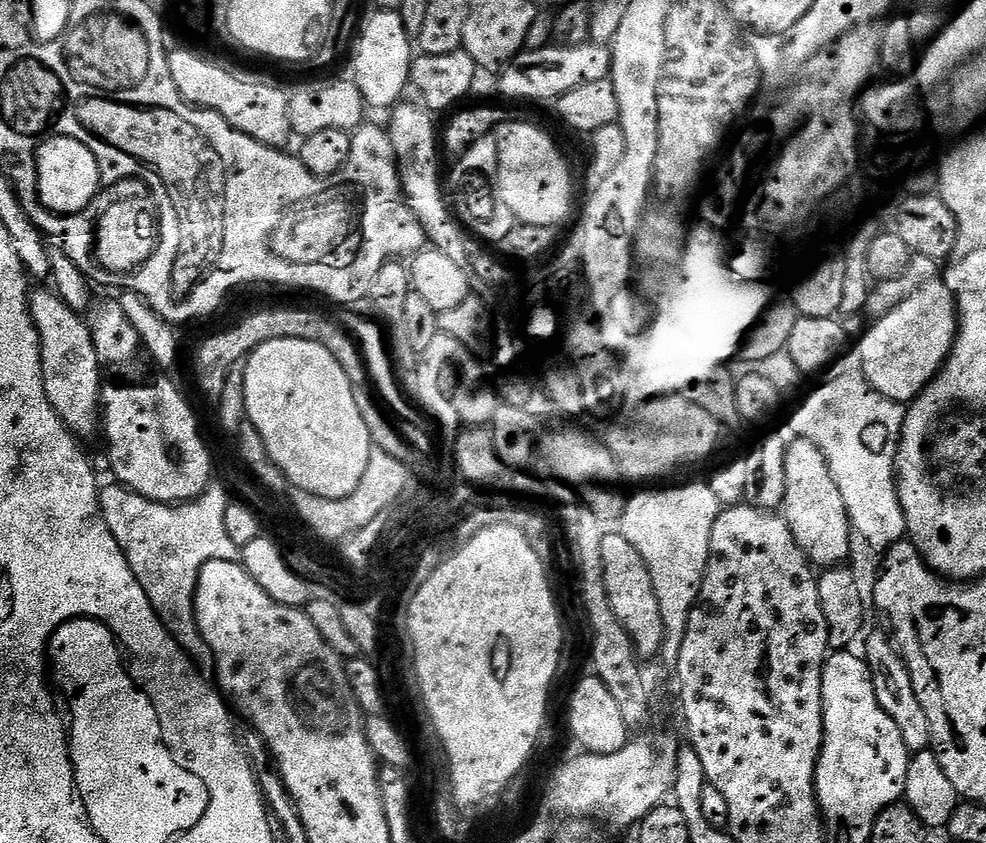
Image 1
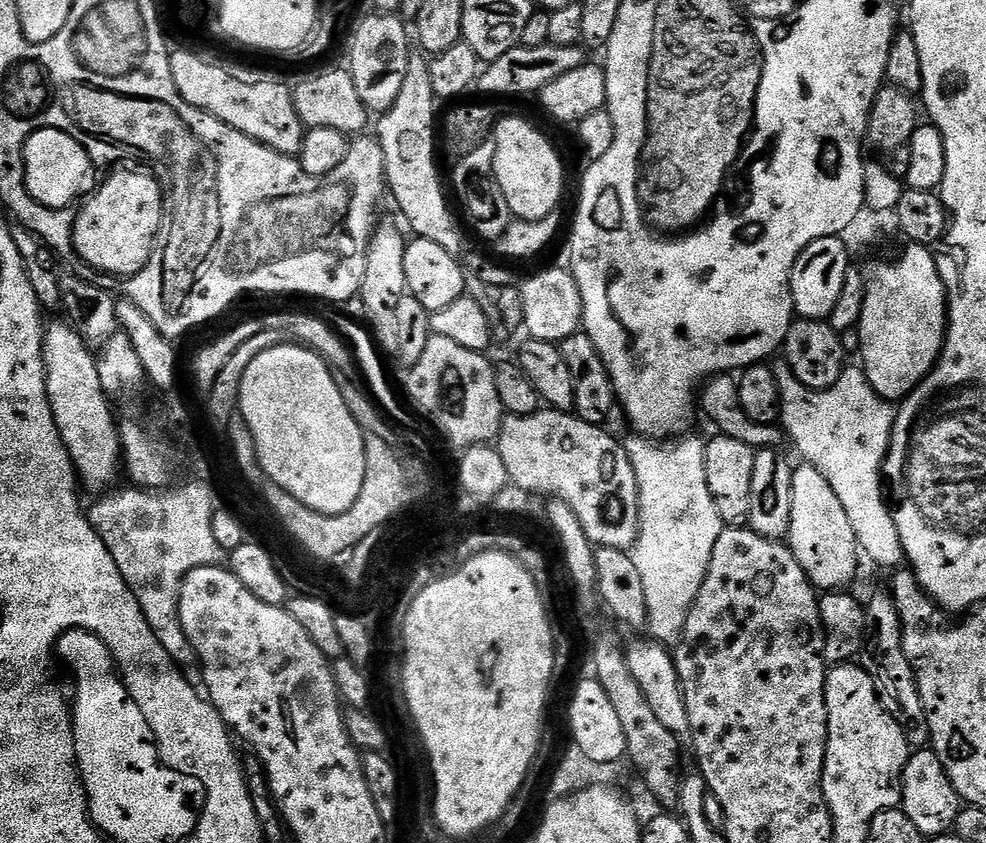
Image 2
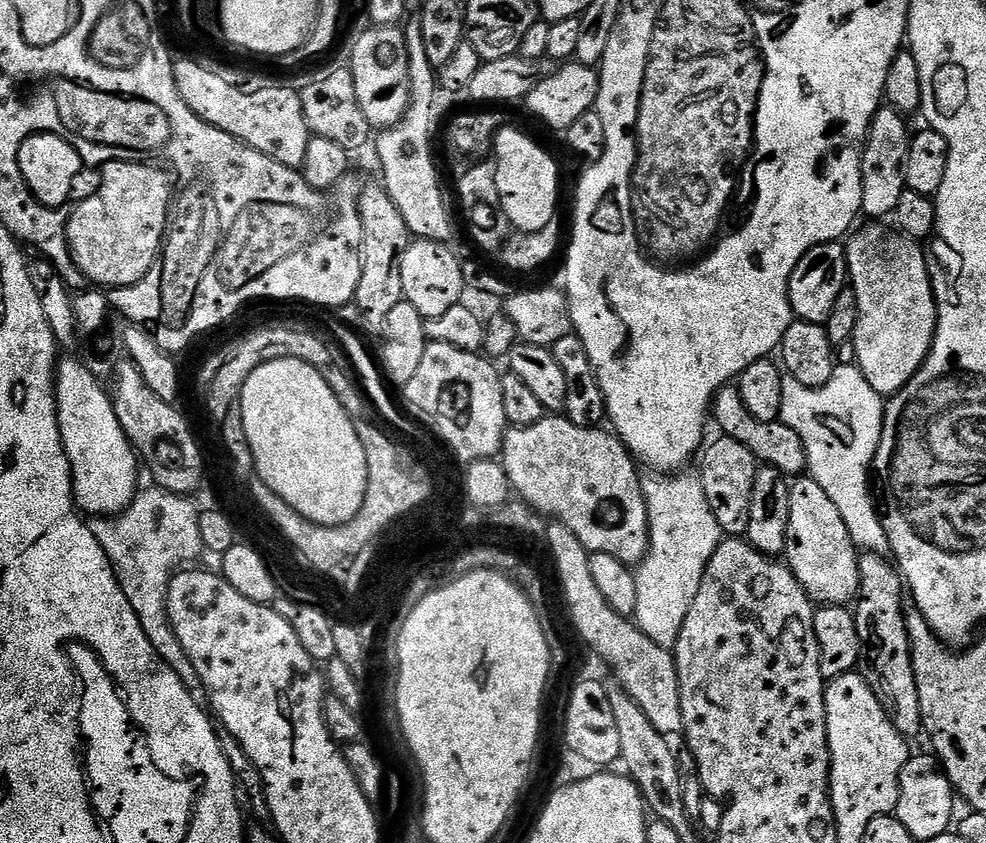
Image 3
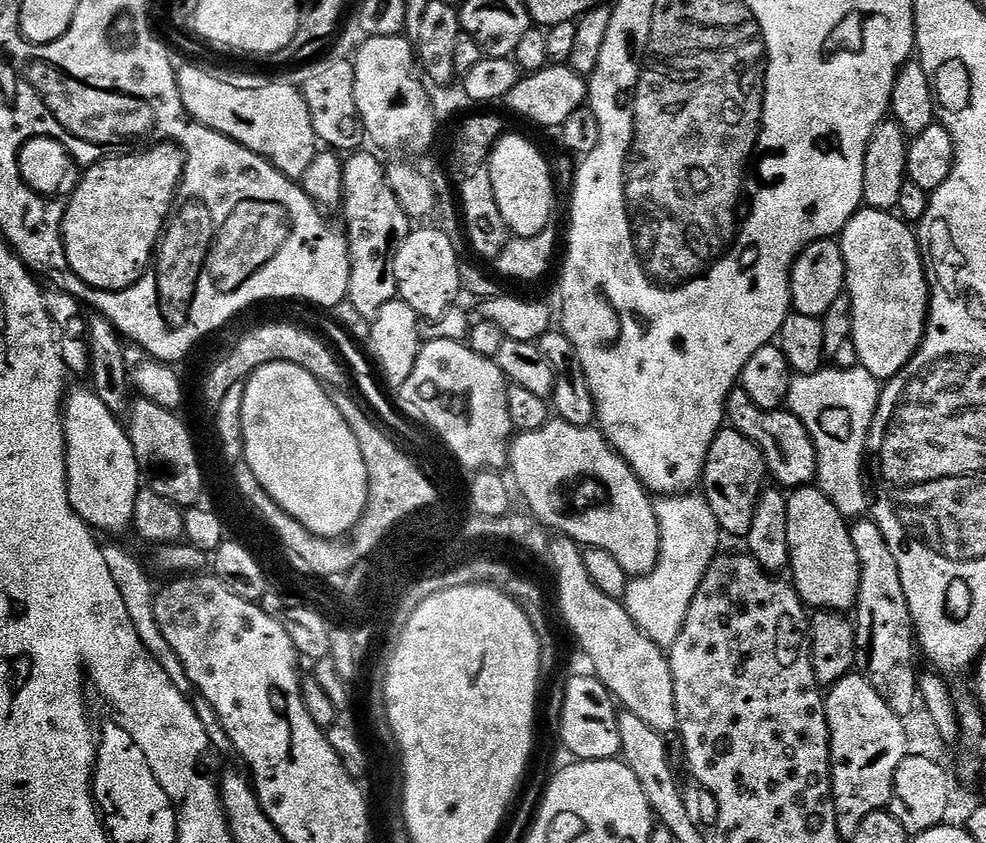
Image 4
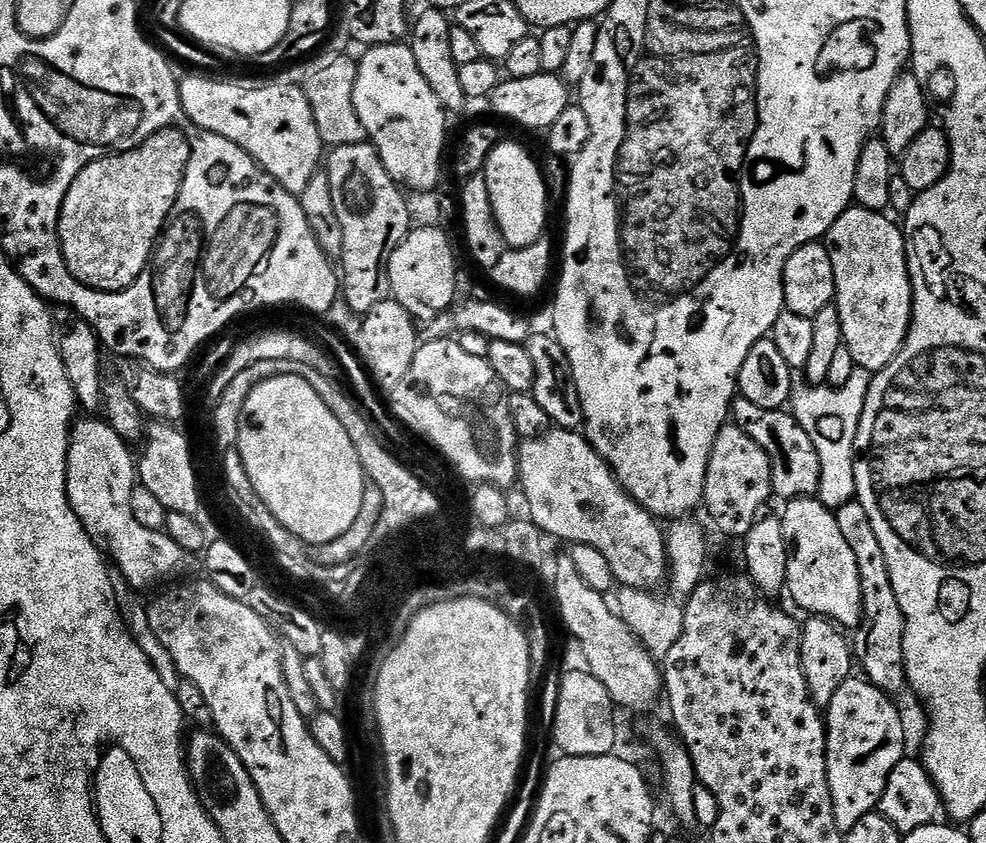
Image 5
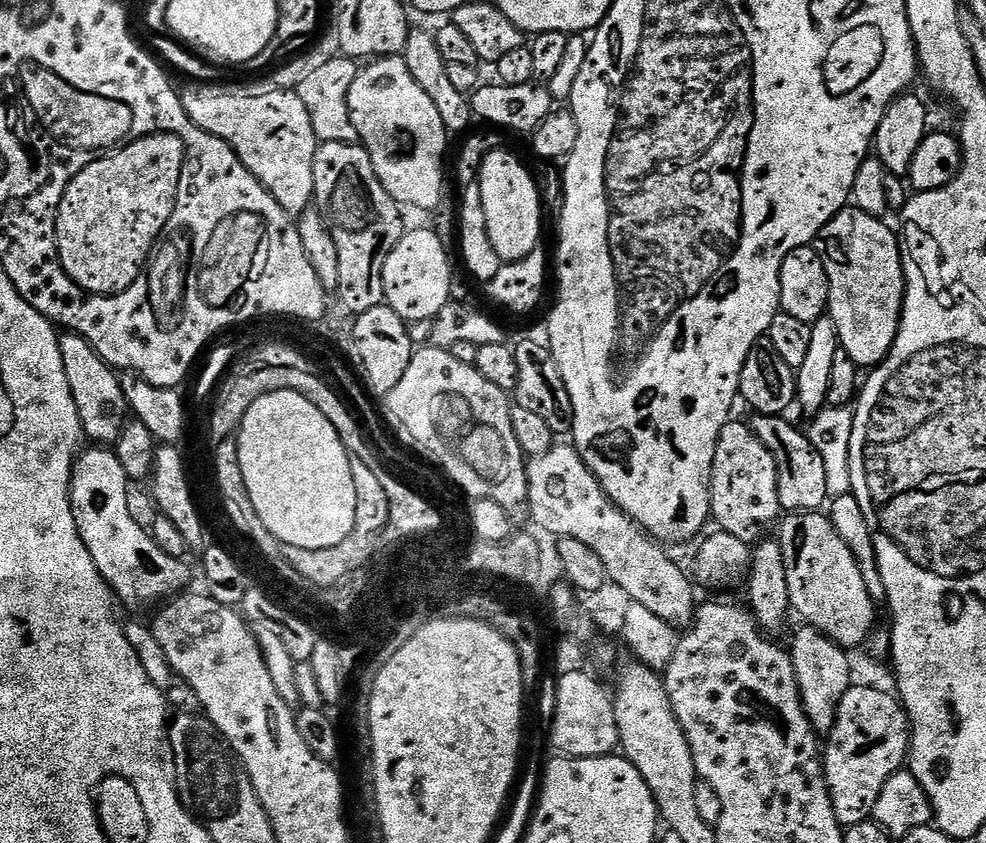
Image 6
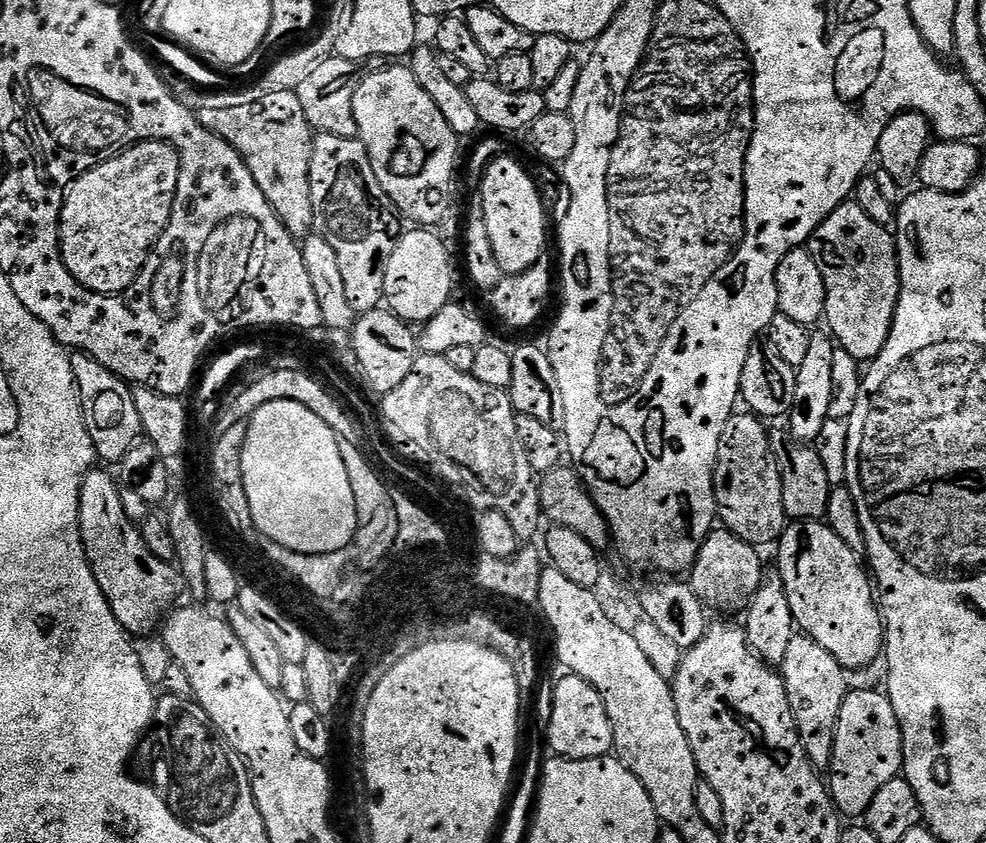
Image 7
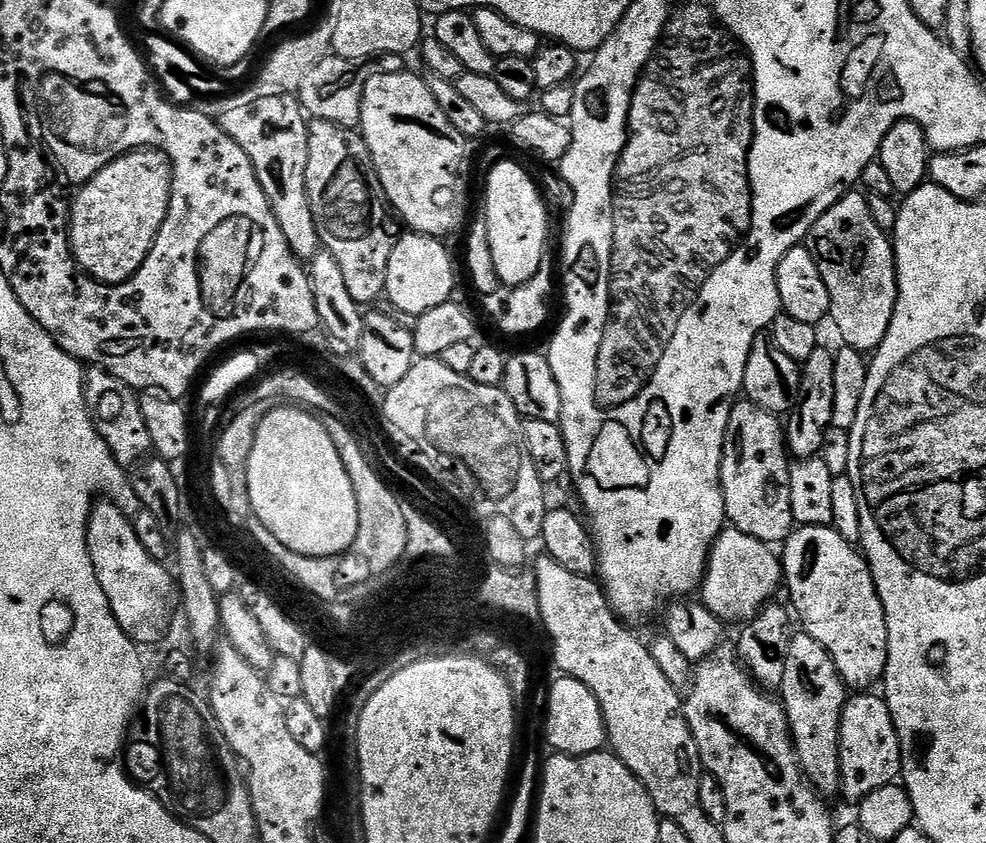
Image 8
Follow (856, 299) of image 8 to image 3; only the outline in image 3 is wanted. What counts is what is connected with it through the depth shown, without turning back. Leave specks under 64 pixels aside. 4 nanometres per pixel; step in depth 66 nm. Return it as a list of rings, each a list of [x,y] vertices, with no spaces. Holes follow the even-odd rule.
[[[872,222],[869,228],[853,231],[846,244],[848,253],[848,279],[850,289],[857,298],[857,324],[852,335],[852,345],[856,348],[856,364],[860,373],[885,398],[900,392],[906,382],[924,365],[924,360],[932,350],[932,339],[936,333],[936,296],[932,292],[933,273],[928,273],[930,260],[919,248],[915,239],[896,230],[887,232]]]

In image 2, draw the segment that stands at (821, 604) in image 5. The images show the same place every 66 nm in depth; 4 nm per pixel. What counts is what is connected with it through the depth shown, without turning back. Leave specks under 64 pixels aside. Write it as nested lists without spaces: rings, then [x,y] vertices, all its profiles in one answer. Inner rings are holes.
[[[801,463],[792,469],[790,530],[786,543],[794,558],[798,558],[798,566],[802,566],[808,581],[817,590],[847,589],[847,584],[856,576],[861,557],[854,526],[850,526],[850,518],[846,518],[846,510],[842,502],[838,502],[838,494],[834,494],[830,482],[826,482],[811,464]]]

